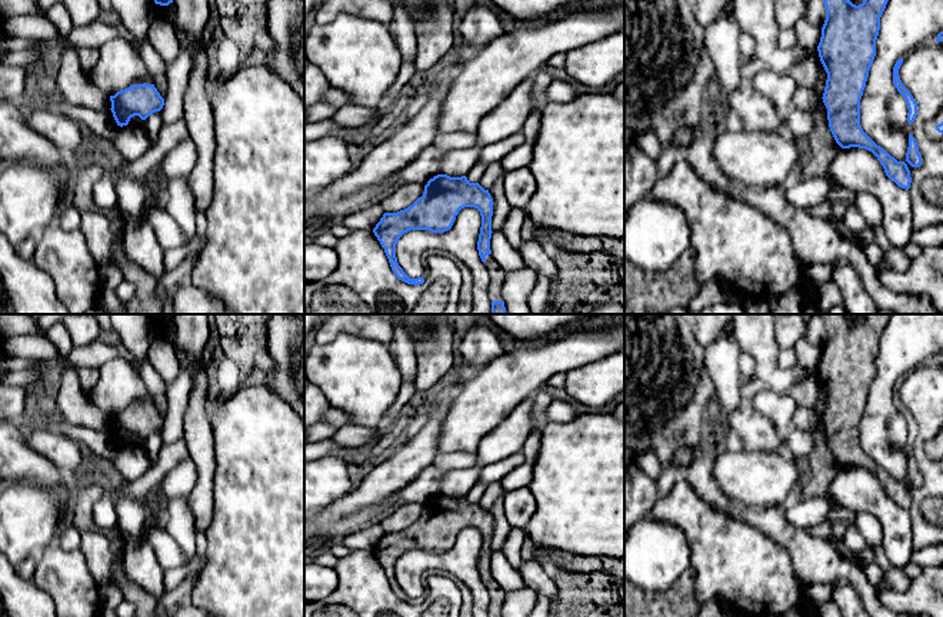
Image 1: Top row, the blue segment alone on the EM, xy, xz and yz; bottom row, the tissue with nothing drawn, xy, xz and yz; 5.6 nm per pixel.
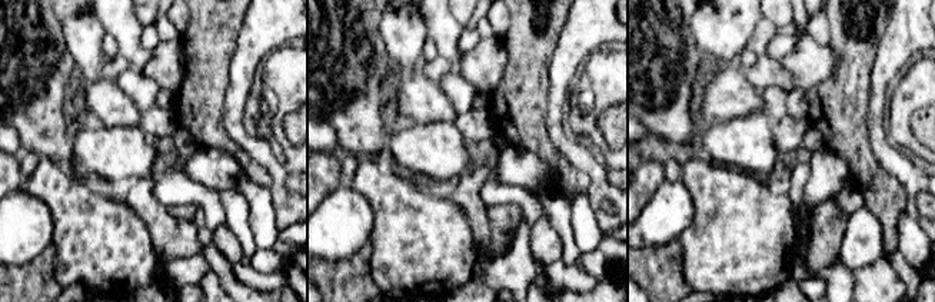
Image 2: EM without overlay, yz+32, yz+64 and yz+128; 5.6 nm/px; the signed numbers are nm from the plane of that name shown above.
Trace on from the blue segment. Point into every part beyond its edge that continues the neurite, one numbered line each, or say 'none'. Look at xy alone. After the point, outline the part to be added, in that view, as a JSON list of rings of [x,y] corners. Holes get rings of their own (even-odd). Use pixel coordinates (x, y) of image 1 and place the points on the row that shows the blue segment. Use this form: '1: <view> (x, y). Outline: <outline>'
none

